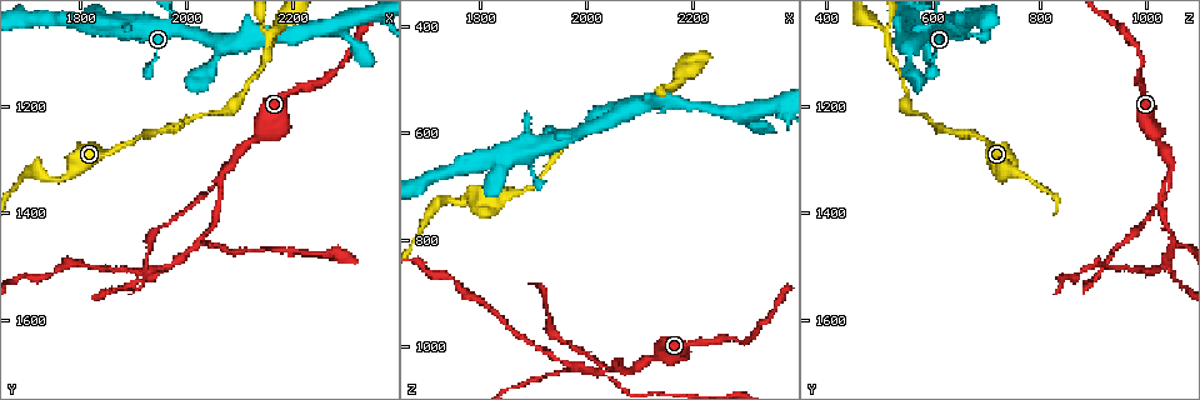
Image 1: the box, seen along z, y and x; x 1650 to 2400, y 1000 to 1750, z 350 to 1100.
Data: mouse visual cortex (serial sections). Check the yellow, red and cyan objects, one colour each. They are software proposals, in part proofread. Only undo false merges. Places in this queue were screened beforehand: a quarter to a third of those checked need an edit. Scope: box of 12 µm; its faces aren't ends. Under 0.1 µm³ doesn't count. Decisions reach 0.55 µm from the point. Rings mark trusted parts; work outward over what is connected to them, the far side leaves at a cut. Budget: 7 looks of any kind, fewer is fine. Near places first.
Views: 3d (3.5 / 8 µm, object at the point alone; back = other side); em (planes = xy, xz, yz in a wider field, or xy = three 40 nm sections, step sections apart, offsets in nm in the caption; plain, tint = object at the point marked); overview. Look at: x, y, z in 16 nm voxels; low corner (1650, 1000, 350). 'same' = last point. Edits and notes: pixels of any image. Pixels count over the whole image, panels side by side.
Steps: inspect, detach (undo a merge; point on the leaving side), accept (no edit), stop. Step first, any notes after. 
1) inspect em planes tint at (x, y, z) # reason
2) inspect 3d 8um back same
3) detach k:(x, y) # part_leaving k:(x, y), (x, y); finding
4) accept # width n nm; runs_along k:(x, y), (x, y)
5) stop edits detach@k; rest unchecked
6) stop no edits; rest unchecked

inspect 3d 3.5um at (2060, 1330, 1040) # branch point

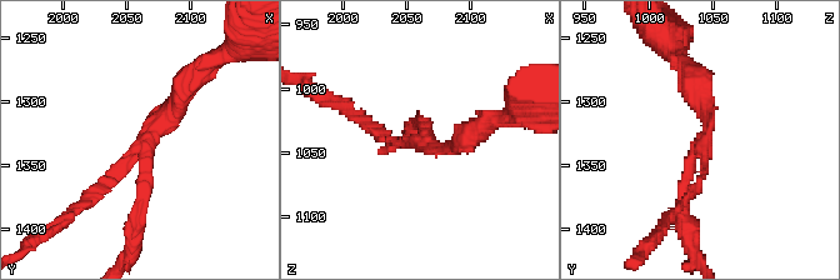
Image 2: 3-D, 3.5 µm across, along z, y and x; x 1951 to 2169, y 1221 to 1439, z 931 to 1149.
inspect em xy step 5 tint at (2064, 1332, 1044) # arms 3; arm_widths 100, 150, 350 nm; now the EM

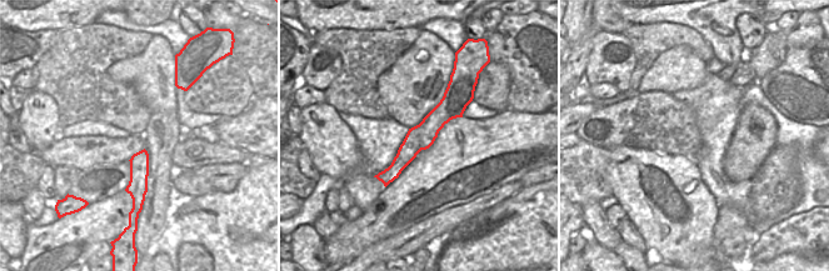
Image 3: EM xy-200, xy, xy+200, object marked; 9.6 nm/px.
detach 2:(93, 193) # part_leaving 2:(128, 164), (54, 230), (39, 238); a second cell is stuck on

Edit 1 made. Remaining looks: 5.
inspect overview # redraw

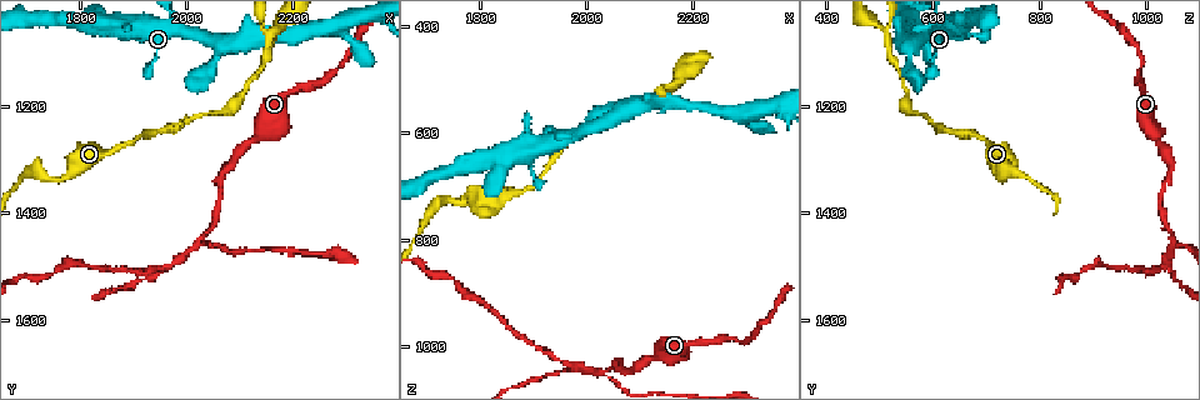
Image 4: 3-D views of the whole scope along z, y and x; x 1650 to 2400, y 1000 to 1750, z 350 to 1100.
inspect 3d 3.5um at (2030, 1445, 1050) # three arms meet

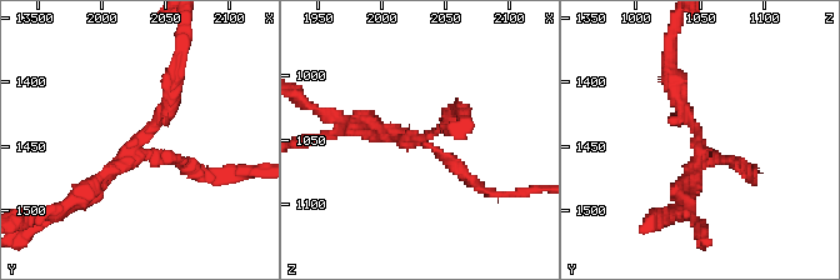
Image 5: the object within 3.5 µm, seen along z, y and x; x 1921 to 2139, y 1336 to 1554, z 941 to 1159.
inspect em xy step 2 tint at (2028, 1448, 1048) # arms 3; arm_widths 150, 200, 200 nm; shape alone is not enough

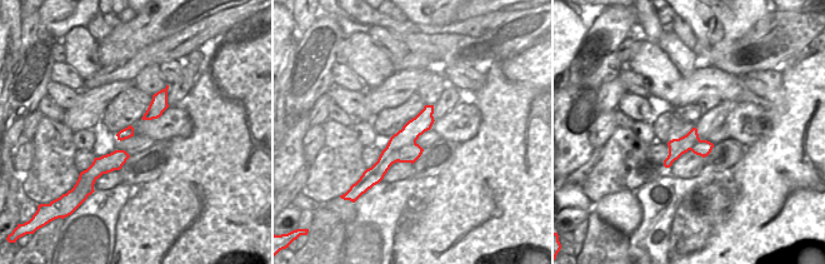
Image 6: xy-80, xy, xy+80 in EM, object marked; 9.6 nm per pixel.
inspect em planes tint same

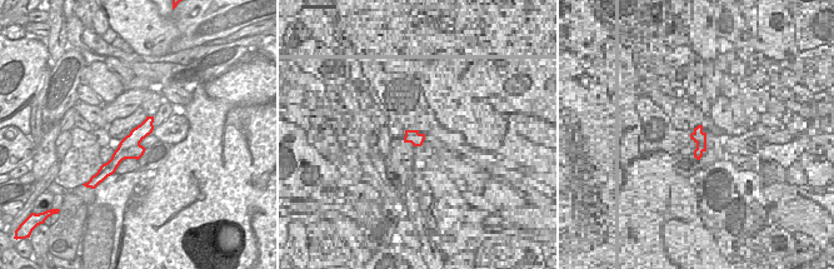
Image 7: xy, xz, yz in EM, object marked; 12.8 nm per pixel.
detach 5:(460, 168) # border 7:(139, 143), (129, 149), (125, 158); two cells meet here

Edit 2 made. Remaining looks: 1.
stop edits detach@2, detach@5; rest unchecked

